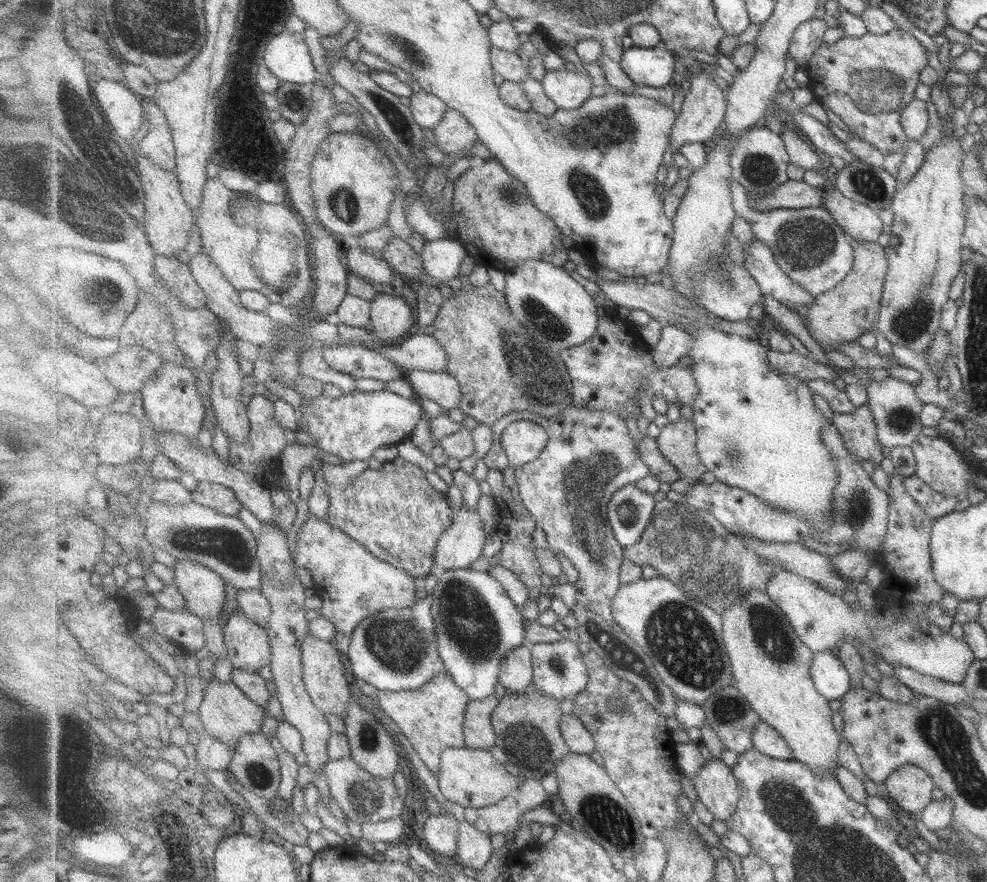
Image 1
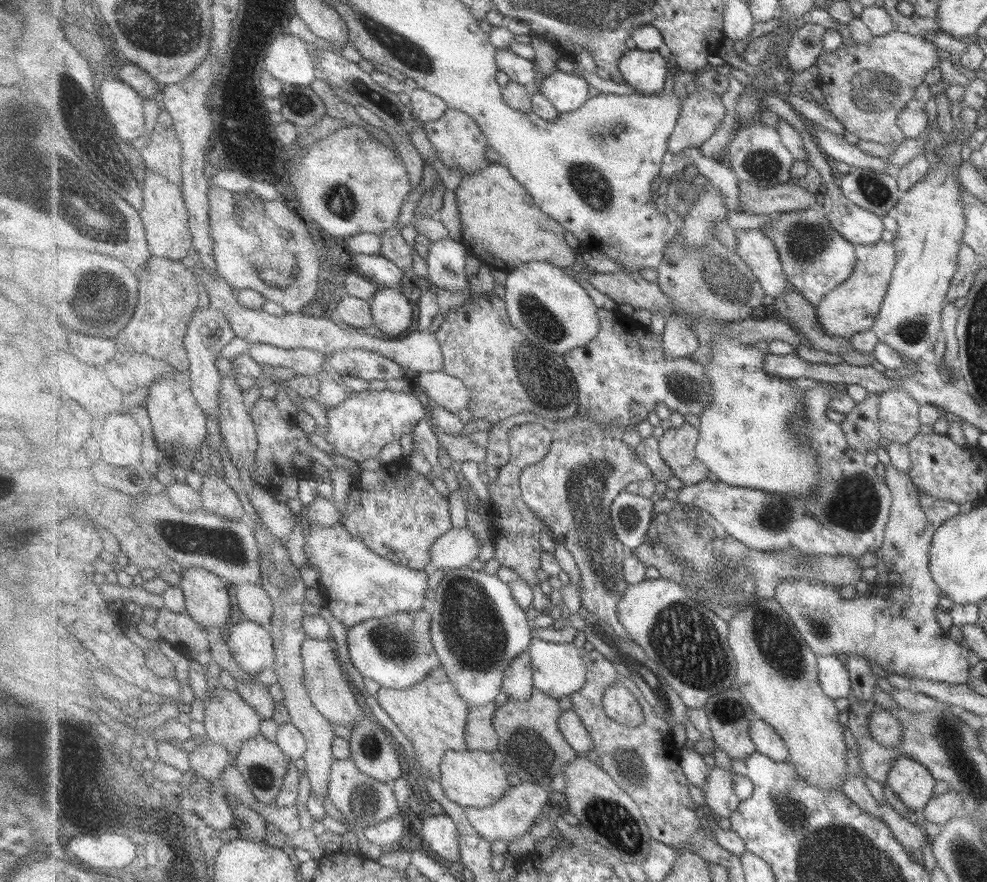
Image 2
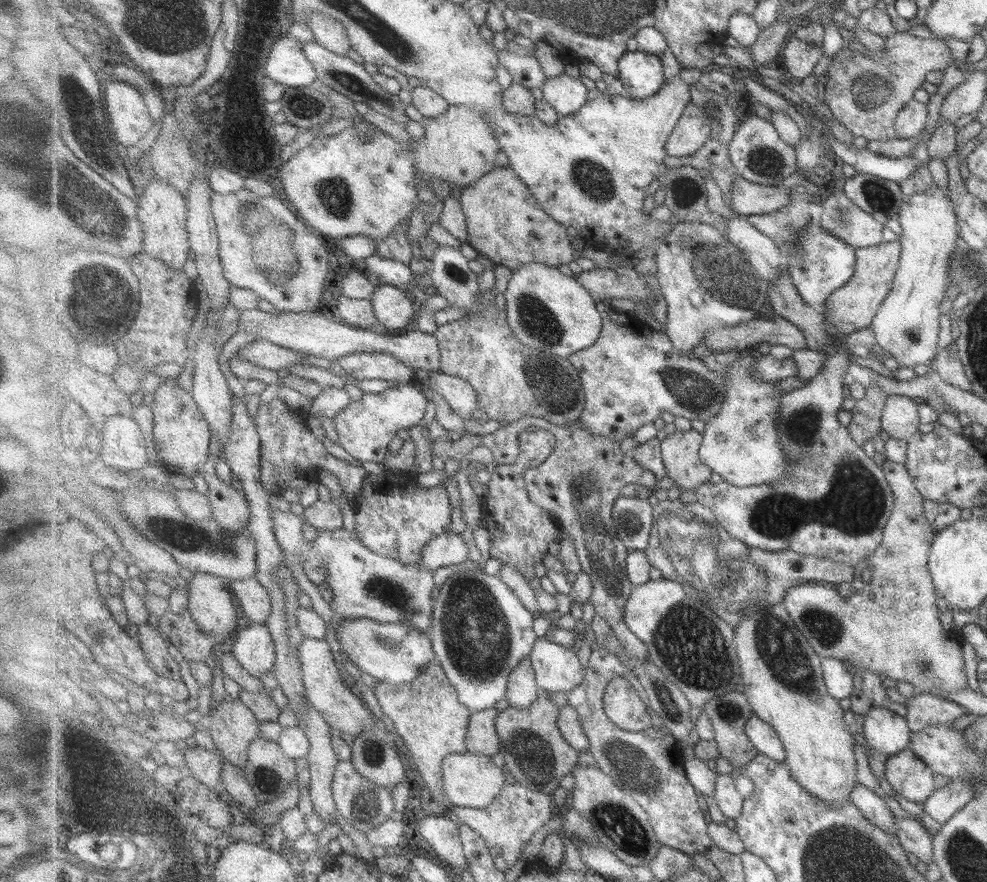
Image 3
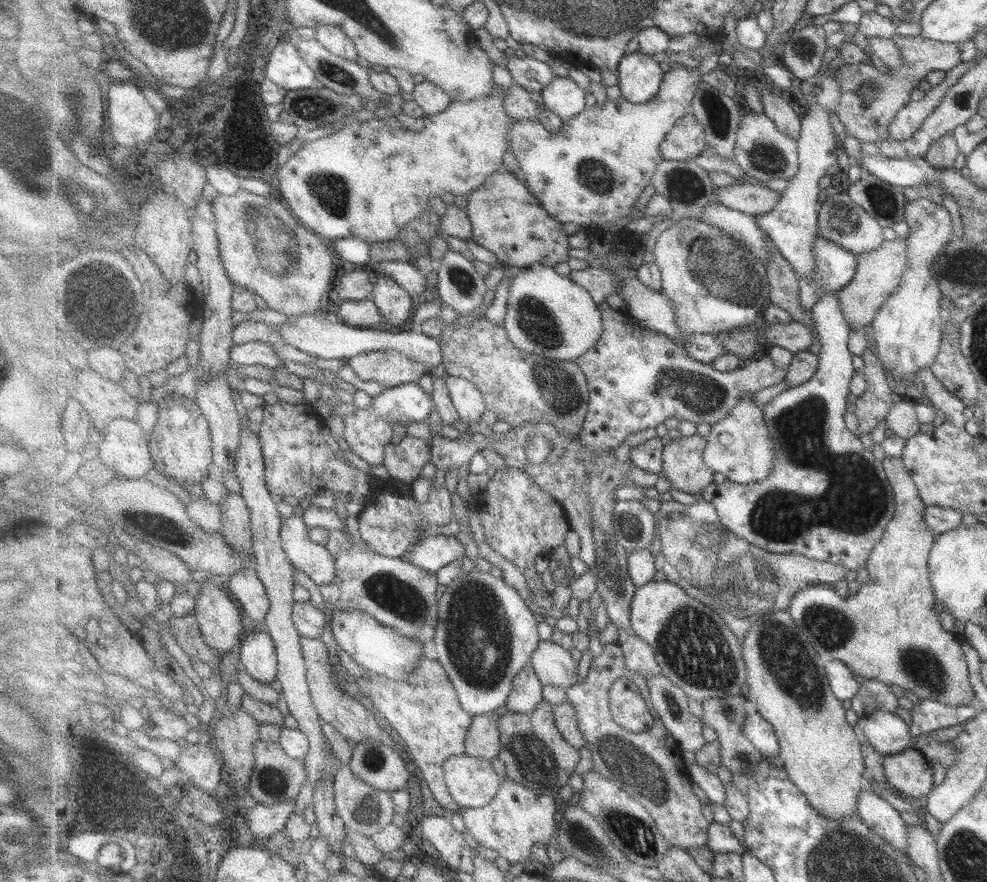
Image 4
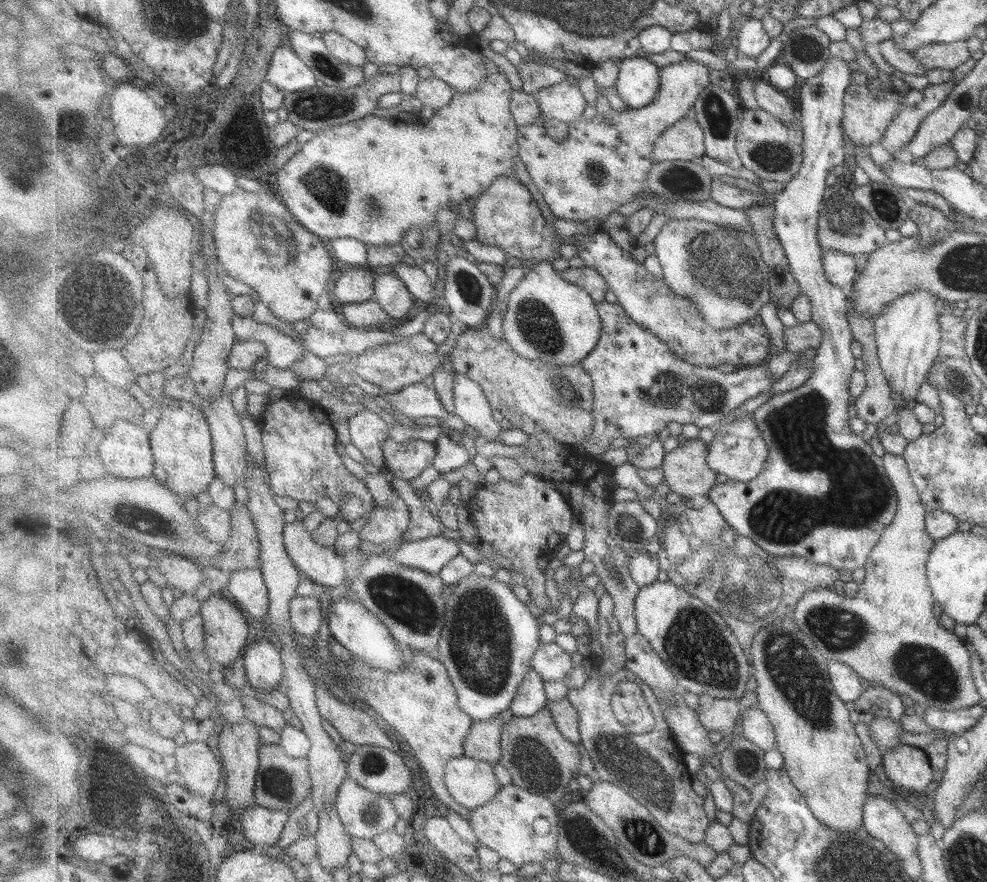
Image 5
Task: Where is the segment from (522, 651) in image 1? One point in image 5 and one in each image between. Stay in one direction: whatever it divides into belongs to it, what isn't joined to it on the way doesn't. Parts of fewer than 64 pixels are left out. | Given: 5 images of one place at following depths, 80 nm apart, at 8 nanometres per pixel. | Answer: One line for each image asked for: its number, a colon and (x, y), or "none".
2: (519, 681)
3: (523, 689)
4: (527, 695)
5: (531, 698)

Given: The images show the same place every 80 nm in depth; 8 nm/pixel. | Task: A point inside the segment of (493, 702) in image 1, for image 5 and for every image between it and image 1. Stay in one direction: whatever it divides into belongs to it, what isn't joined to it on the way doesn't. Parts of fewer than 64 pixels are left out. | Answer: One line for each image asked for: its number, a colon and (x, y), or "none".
2: (481, 735)
3: (482, 736)
4: (484, 740)
5: (483, 743)

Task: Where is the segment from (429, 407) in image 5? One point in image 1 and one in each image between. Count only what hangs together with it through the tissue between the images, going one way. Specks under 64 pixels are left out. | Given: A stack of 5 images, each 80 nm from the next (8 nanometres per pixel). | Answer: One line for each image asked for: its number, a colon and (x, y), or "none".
1: (352, 428)
2: (358, 429)
3: (365, 428)
4: (368, 432)

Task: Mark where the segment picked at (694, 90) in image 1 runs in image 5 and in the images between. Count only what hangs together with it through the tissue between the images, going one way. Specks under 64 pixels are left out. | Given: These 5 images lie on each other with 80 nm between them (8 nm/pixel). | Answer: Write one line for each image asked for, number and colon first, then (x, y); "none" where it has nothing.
2: (702, 112)
3: (690, 134)
4: (687, 139)
5: (685, 140)

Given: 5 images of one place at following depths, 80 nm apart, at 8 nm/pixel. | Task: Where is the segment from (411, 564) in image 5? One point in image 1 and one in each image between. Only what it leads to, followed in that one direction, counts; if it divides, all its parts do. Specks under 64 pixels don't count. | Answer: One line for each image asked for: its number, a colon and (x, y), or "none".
1: (461, 545)
2: (456, 549)
3: (448, 549)
4: (432, 553)

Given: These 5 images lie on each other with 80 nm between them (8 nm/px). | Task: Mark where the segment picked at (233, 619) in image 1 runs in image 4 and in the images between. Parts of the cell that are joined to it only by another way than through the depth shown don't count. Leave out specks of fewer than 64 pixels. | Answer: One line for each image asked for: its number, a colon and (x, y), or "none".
2: (252, 645)
3: (254, 647)
4: (258, 654)

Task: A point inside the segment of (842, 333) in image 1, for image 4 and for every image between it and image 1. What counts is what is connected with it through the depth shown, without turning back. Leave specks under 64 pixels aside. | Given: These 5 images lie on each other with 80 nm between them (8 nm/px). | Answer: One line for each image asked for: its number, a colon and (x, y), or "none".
2: (851, 308)
3: (853, 307)
4: (879, 275)

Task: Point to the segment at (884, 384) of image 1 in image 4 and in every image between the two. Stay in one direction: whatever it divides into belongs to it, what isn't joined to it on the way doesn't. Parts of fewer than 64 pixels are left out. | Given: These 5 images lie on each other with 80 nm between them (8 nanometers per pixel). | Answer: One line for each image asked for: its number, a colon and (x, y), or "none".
2: (900, 421)
3: (900, 420)
4: (903, 420)

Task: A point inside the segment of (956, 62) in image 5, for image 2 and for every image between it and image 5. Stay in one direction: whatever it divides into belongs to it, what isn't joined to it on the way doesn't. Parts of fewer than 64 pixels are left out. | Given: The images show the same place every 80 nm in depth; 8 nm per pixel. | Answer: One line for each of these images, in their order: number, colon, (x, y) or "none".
2: (866, 86)
3: (865, 94)
4: (870, 100)

